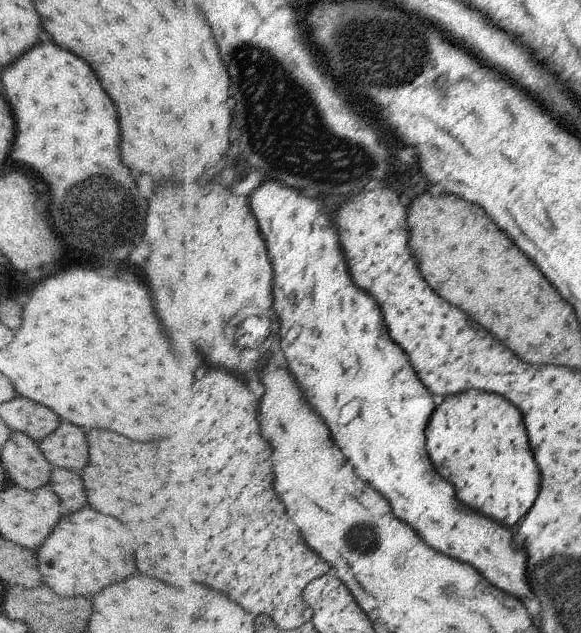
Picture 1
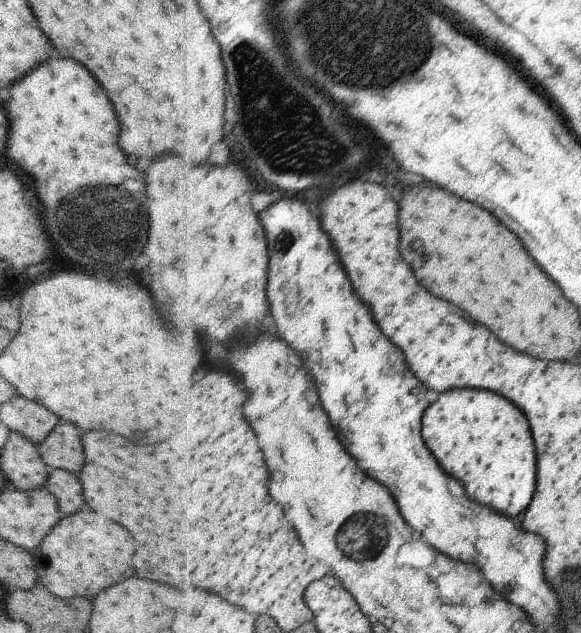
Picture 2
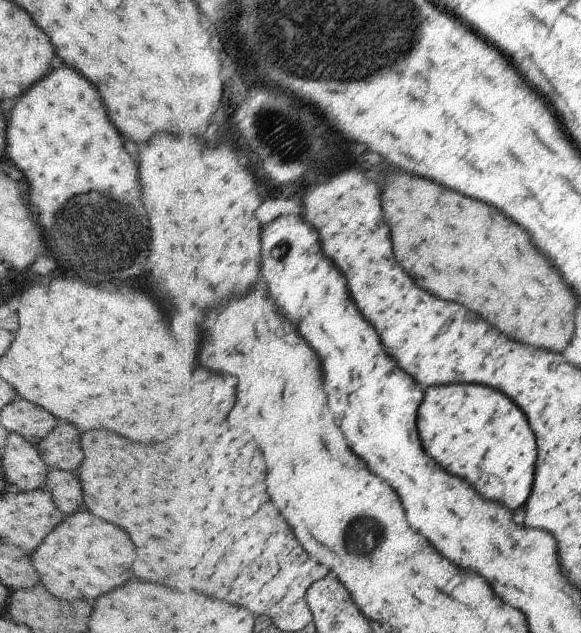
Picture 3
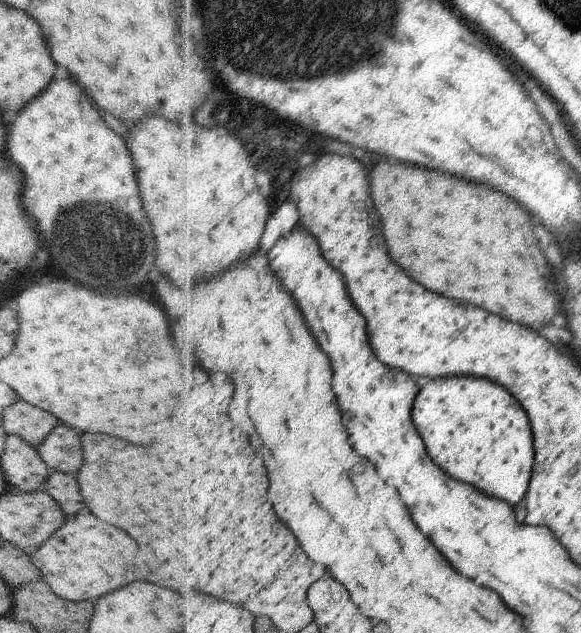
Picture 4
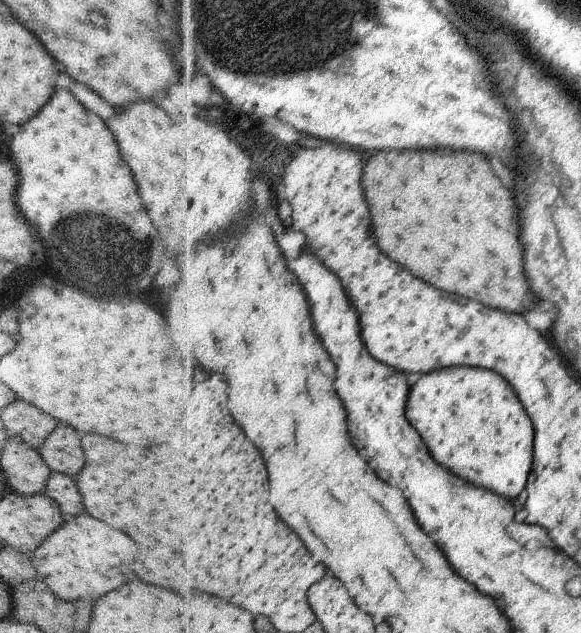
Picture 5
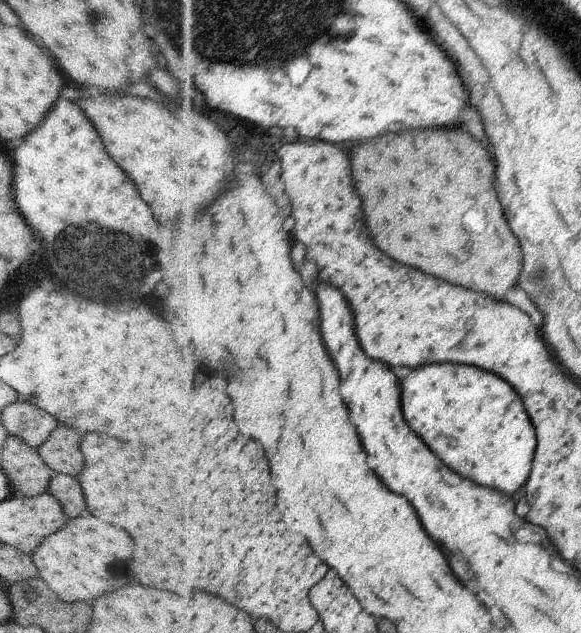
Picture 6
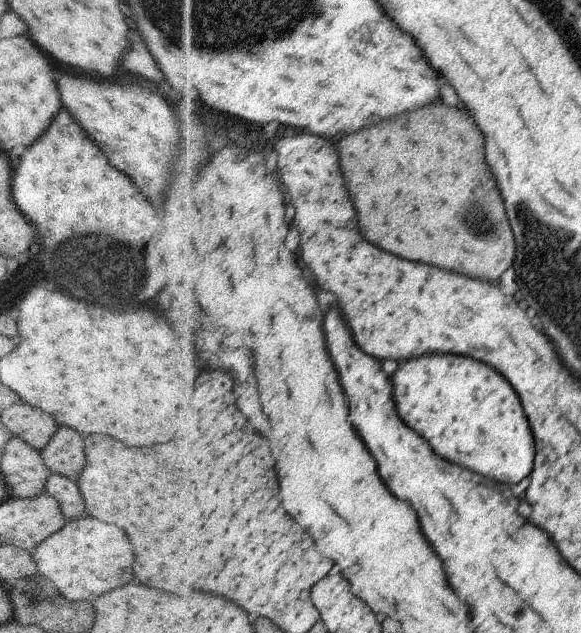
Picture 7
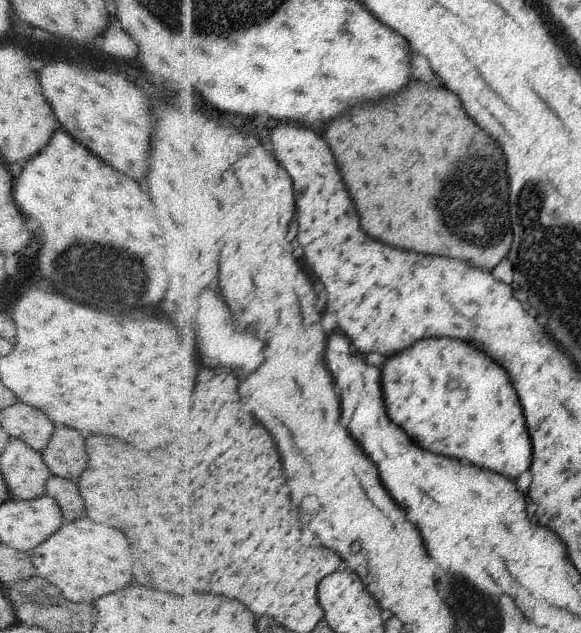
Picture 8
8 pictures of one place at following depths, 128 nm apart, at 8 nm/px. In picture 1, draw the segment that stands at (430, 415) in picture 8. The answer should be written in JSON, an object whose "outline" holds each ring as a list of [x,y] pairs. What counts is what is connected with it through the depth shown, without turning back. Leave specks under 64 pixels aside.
{"outline":[[[470,390],[444,398],[430,420],[428,448],[438,472],[458,484],[462,500],[478,512],[502,520],[502,524],[514,526],[538,496],[540,470],[530,450],[522,414],[498,394]]]}

